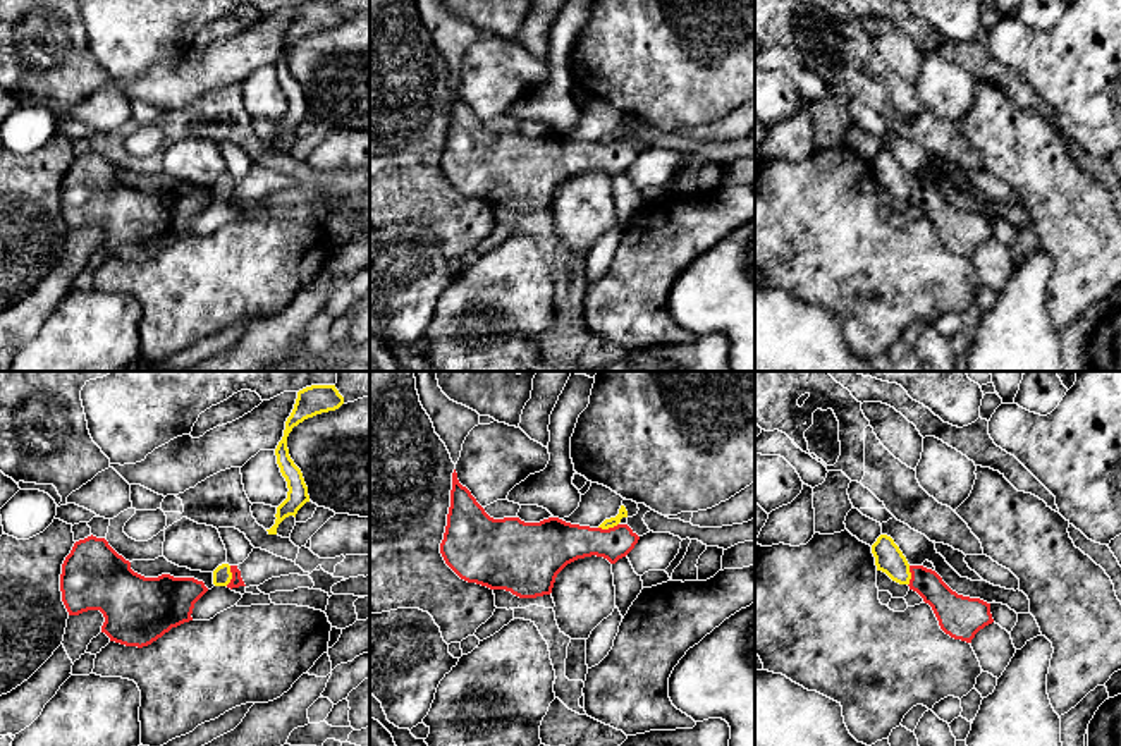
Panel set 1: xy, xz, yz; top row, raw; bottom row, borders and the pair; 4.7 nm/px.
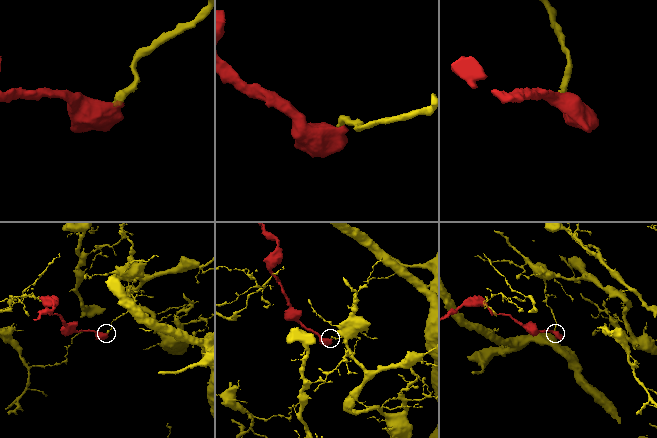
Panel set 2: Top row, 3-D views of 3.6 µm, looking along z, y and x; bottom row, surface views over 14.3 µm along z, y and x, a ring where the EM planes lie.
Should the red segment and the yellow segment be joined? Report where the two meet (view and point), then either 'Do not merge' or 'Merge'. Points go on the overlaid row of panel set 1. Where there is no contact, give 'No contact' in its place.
Touches red at xy (232, 576). Do not merge

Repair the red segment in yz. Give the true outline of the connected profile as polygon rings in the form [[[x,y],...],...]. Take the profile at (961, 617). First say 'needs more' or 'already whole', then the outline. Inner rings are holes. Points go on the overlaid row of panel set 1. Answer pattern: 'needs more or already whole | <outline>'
already whole | [[[910,566],[910,572],[910,590],[932,607],[940,629],[951,638],[971,643],[980,629],[994,622],[990,603],[958,595],[935,571]]]

